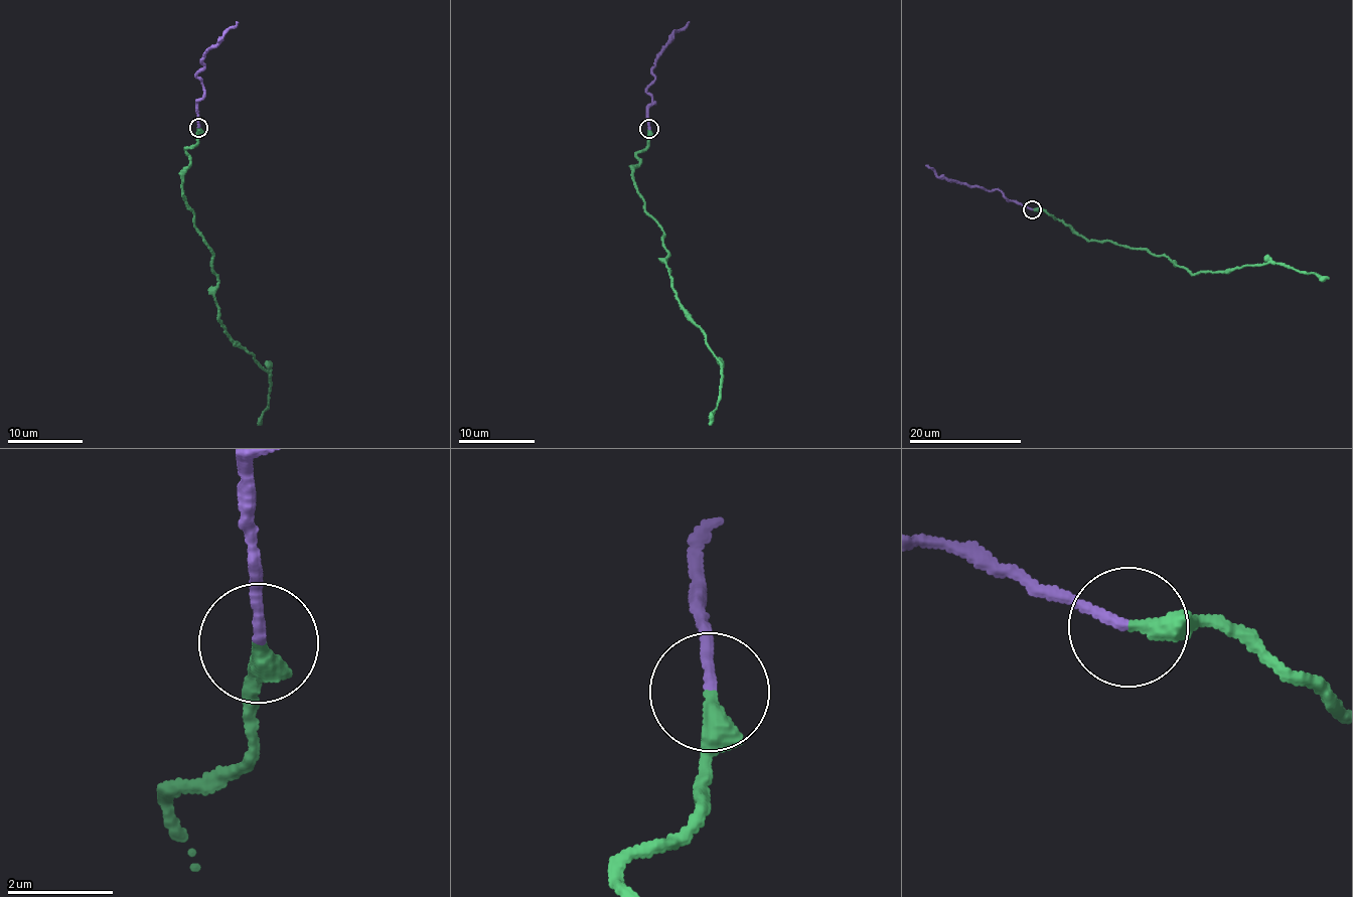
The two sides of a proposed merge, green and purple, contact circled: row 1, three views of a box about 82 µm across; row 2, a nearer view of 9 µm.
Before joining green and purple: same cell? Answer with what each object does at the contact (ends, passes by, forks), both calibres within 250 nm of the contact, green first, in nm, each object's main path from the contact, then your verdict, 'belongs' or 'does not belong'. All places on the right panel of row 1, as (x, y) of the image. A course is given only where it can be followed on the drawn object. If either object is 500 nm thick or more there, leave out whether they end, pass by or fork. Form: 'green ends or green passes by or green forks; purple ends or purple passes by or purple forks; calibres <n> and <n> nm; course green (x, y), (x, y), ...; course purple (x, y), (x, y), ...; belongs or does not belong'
green ends; purple ends; calibres 340 and 180 nm; course green (1033, 209), (1047, 211), (1089, 240), (1149, 249), (1156, 255), (1168, 257), (1192, 274), (1275, 263), (1329, 279); course purple (1033, 209), (1009, 200), (998, 189), (969, 187), (942, 178), (925, 165); does not belong

